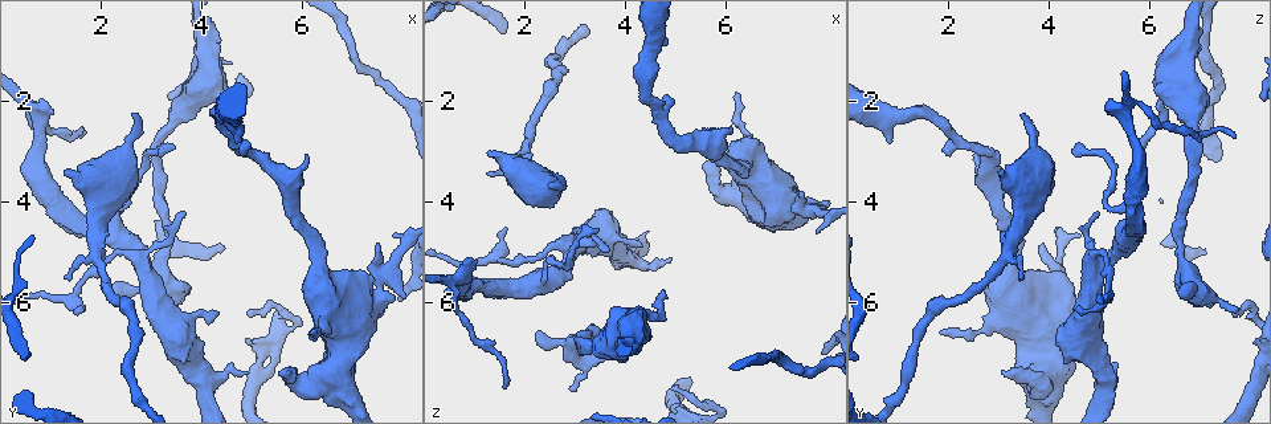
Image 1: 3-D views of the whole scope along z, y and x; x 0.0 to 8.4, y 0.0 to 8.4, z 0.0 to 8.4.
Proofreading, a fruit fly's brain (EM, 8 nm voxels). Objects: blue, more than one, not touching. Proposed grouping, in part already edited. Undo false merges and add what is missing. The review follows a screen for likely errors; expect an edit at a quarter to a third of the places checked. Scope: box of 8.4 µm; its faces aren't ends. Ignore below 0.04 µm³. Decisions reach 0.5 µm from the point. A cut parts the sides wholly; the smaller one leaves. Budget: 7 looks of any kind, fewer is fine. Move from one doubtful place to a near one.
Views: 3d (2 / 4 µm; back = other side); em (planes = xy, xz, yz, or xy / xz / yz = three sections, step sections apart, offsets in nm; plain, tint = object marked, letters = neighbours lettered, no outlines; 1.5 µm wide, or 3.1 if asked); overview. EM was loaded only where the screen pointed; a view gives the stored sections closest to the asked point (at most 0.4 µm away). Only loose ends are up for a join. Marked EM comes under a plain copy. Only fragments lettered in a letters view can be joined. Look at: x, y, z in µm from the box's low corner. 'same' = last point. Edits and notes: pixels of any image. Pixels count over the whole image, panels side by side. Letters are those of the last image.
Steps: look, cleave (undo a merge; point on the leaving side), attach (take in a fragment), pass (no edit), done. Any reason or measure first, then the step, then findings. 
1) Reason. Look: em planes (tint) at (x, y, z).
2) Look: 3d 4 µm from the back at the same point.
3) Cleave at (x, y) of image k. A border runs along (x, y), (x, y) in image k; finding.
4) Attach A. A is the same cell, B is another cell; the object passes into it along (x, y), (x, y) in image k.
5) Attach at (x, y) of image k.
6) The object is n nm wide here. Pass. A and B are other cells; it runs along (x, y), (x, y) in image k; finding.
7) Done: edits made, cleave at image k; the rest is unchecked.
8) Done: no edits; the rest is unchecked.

Thick turns thin. Look: em xz step 8 (tint) at (5.25, 3.15, 2.90).

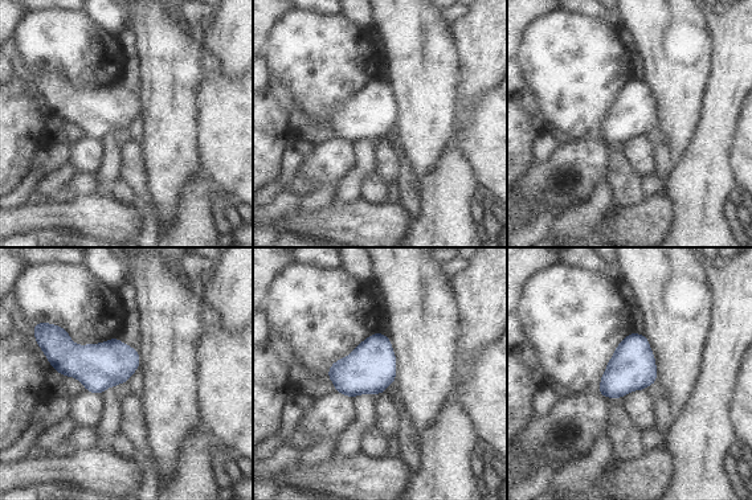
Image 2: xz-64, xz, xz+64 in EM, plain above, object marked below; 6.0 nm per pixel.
Look: em xy step 8 (letters) at the same point.

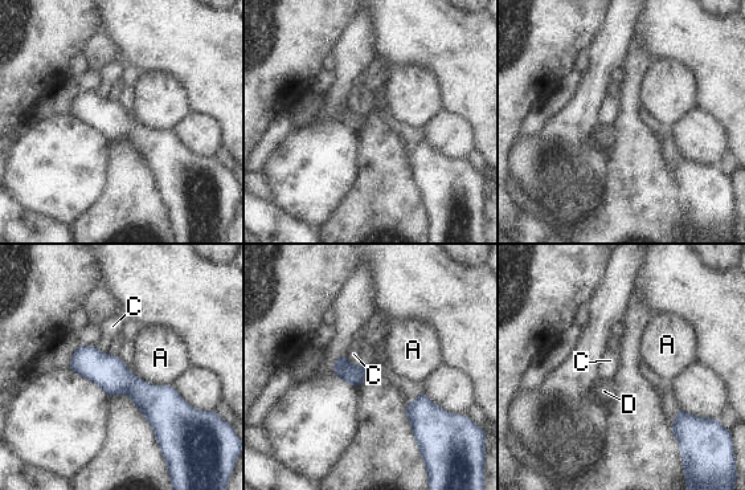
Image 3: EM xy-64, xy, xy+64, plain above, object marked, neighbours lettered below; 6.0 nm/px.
The longest contact is with A, 240 nm. Pass. A, C and D are other cells; it runs along (74, 356), (163, 407), (187, 407) in image 3; one neuron here.

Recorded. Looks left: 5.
Long arm stops here. Look: 3d 2 µm at (3.45, 2.95, 4.60).

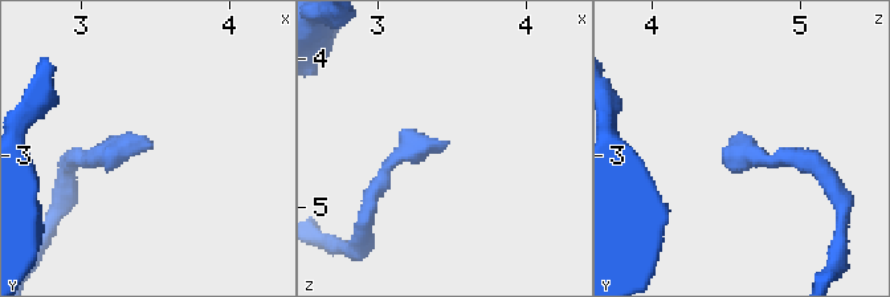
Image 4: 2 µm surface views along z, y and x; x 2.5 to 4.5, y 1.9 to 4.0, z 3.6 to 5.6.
Now the EM. Look: em planes (letters) at (3.48, 2.88, 4.60).

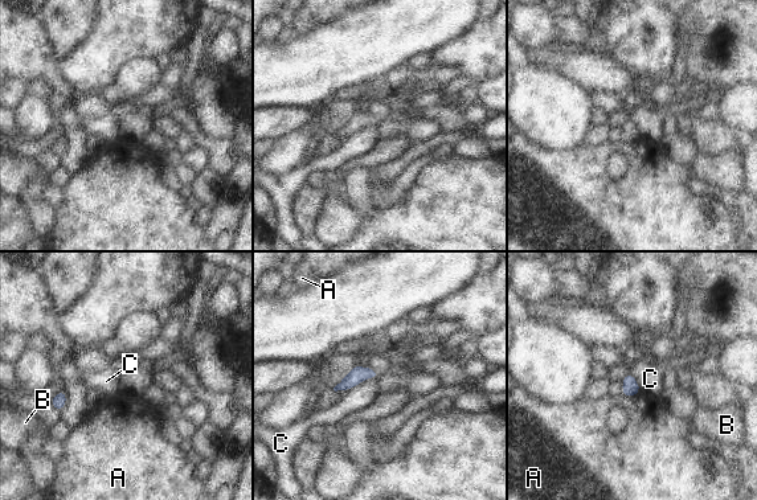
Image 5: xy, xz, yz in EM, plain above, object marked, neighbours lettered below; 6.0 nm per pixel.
The longest contact is with C, 200 nm. Pass. A, B and C are other cells; a border runs along (376, 377), (368, 377), (347, 392) in image 5; none of them fits.

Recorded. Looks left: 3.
Sharp bend. Look: 3d 4 µm from the back at (3.20, 5.40, 6.75).

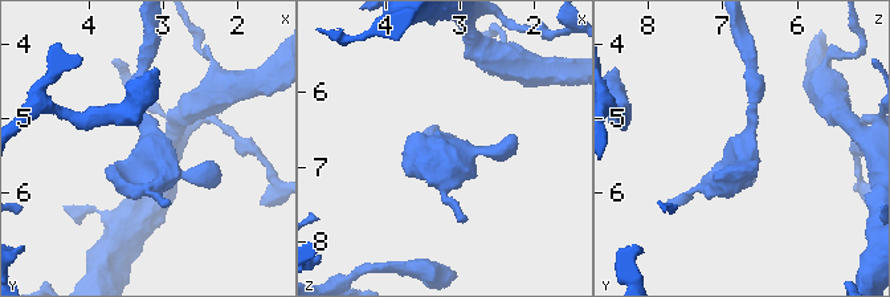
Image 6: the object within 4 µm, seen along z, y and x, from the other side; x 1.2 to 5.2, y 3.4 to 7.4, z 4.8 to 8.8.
Shape alone is not enough. Look: em planes (letters) at (3.15, 5.40, 6.75).

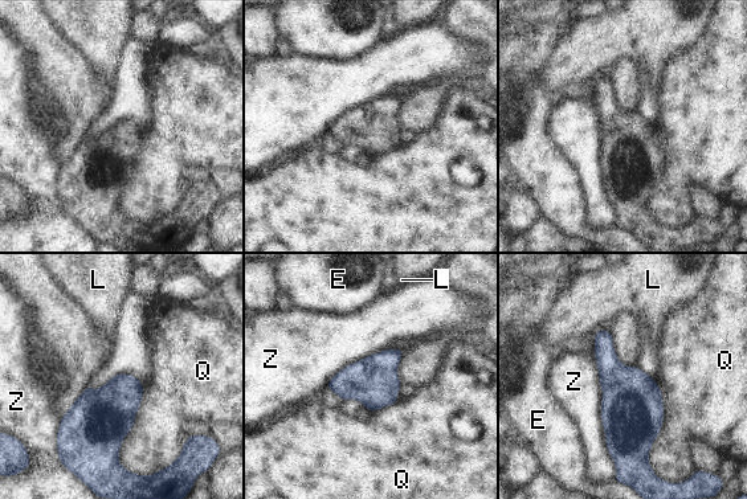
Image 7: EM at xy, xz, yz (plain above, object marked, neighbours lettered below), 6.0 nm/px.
Pass. E, L, Q and Z are other cells; a border runs along (594, 359), (615, 479) in image 7; all the same neuron.

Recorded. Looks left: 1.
Done: no edits; the rest is unchecked.

